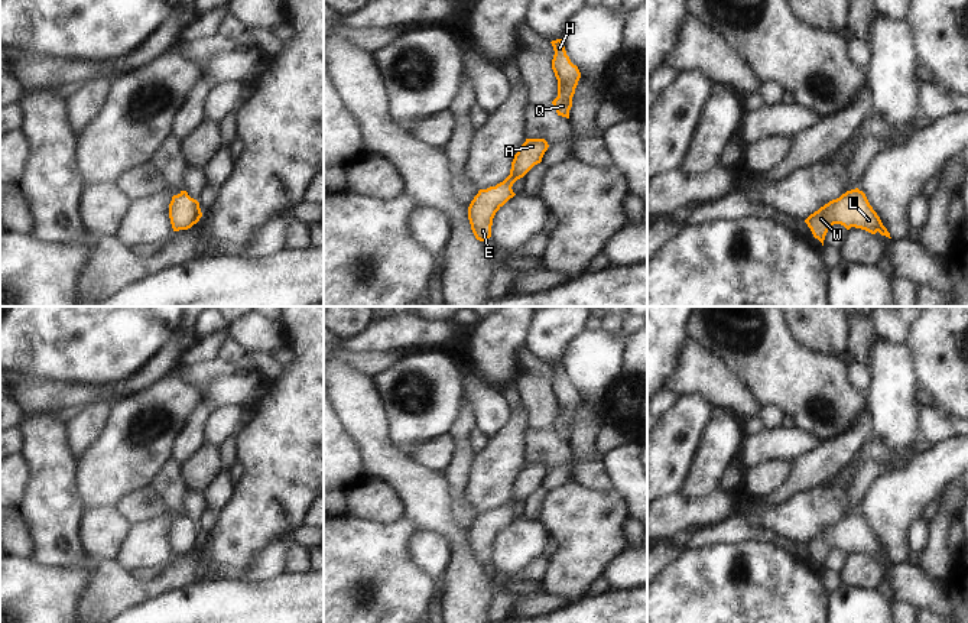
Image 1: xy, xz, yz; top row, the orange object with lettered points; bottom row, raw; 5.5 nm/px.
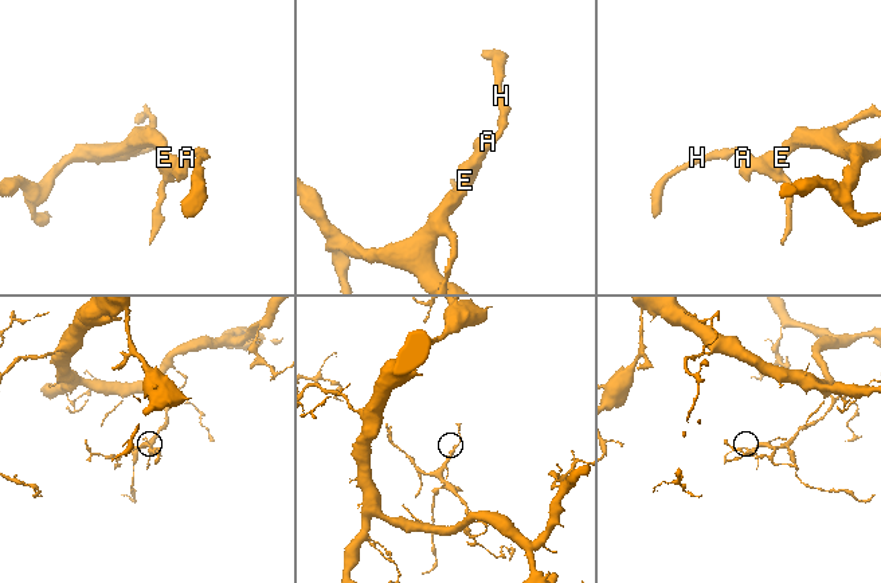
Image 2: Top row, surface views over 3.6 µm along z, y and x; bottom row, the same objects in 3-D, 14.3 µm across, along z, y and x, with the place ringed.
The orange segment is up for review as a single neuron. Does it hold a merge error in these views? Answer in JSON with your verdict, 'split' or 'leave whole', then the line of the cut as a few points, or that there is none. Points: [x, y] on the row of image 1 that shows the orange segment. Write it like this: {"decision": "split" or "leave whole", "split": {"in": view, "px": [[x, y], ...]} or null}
{"decision": "leave whole", "split": null}

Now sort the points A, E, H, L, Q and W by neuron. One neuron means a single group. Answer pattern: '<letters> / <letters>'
A E H L Q W

